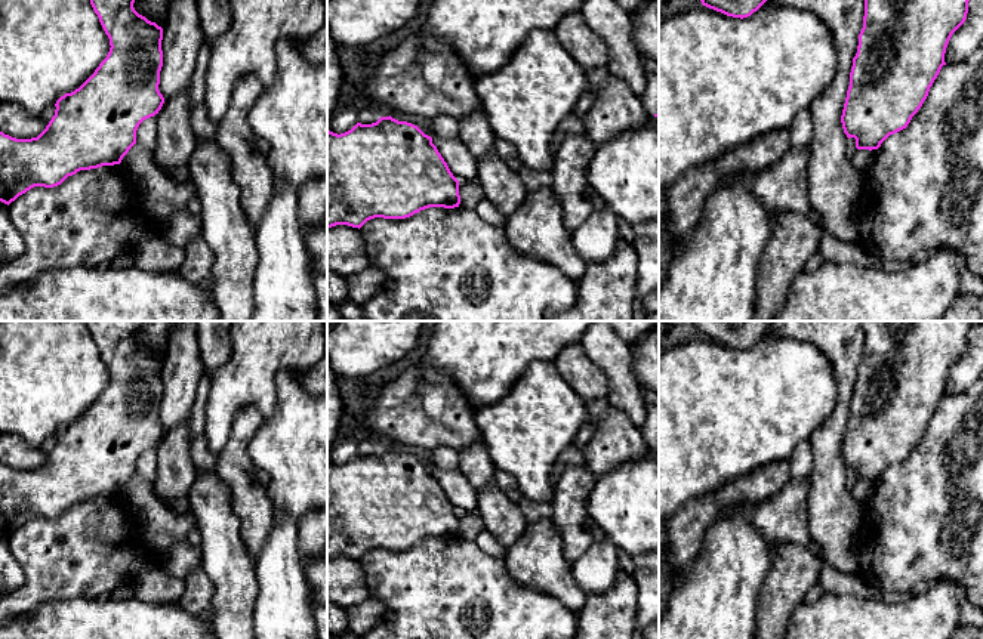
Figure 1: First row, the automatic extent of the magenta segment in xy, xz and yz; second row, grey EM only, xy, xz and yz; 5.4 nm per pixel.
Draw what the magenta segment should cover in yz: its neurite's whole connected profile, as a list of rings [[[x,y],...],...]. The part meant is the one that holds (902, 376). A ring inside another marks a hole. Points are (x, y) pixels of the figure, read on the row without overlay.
[[[863,321],[865,348],[853,389],[850,417],[841,447],[847,469],[856,470],[857,481],[878,481],[890,467],[907,459],[922,438],[930,419],[945,393],[952,365],[965,354],[974,321]]]

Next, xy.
[[[141,321],[81,322],[110,370],[110,383],[78,420],[56,432],[55,447],[37,469],[16,470],[0,463],[0,532],[7,537],[34,518],[53,519],[80,501],[120,496],[136,475],[139,456],[164,435],[158,422],[163,359],[135,342]]]

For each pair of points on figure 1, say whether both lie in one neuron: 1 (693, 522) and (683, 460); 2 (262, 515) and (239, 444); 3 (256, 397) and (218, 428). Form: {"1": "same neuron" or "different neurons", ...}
{"1": "different neurons", "2": "same neuron", "3": "same neuron"}

